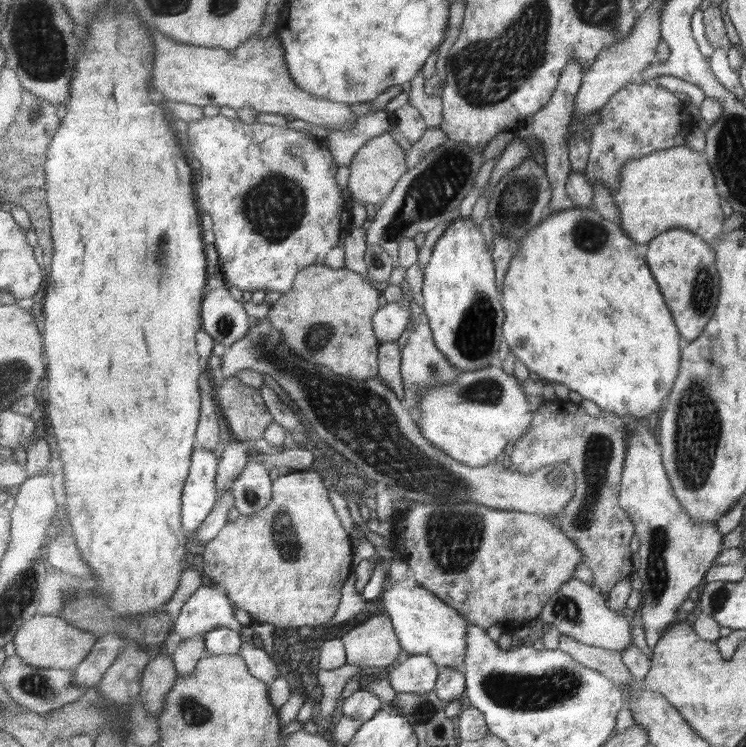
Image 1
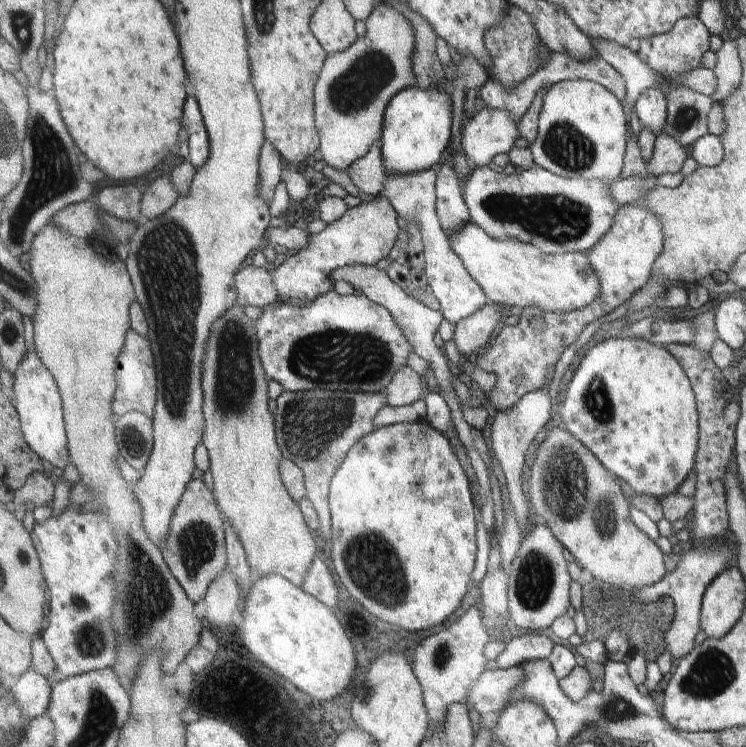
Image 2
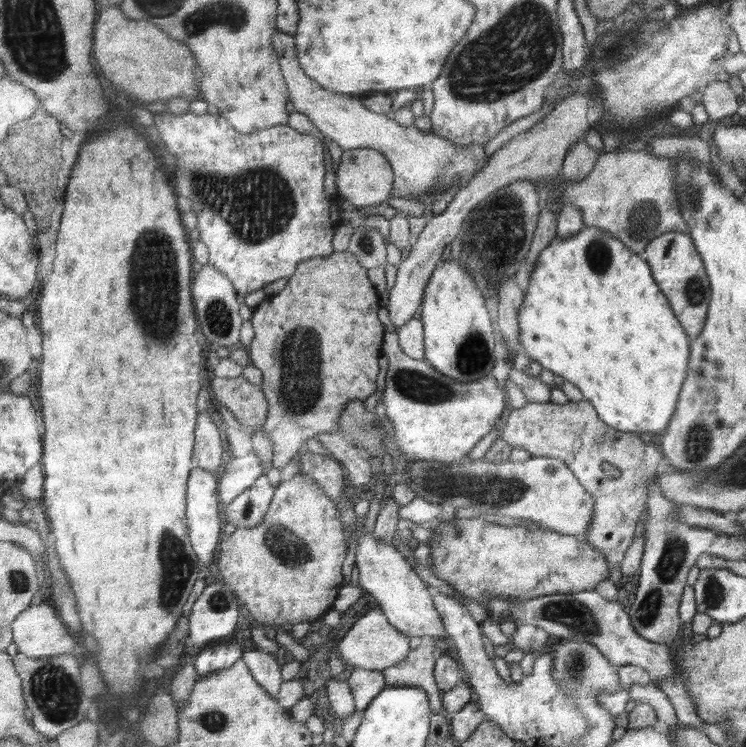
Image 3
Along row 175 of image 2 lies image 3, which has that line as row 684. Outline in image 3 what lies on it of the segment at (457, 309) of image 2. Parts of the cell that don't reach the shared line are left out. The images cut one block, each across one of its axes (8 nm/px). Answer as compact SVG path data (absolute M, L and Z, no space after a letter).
M430 644L423 648L418 646L410 653L410 656L399 665L387 668L383 671L388 685L415 685L421 689L427 689L429 703L433 713L449 717L445 710L438 682L436 681L435 668L440 648L437 644Z

